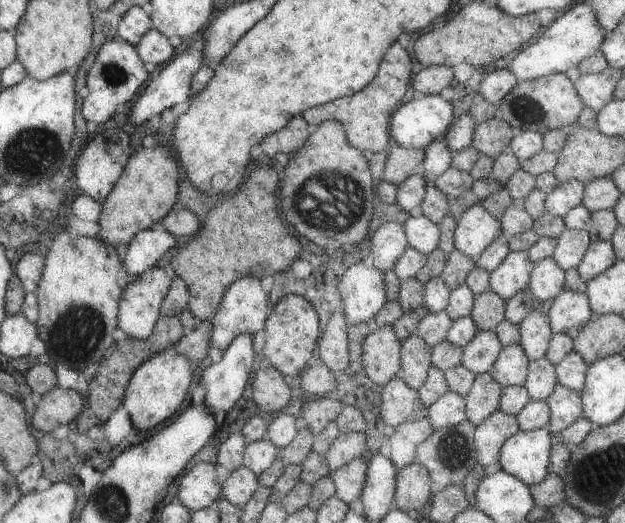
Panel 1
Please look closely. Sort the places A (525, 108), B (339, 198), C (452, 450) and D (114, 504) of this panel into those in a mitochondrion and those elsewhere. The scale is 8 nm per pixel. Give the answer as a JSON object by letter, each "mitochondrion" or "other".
{"A":"mitochondrion","B":"mitochondrion","C":"mitochondrion","D":"mitochondrion"}

